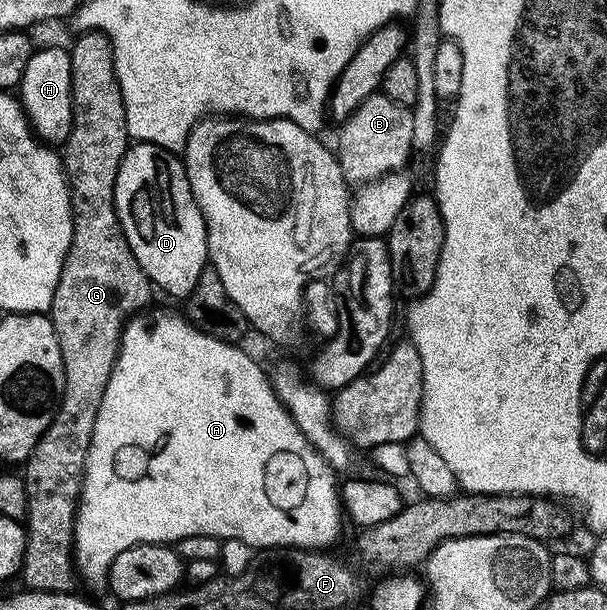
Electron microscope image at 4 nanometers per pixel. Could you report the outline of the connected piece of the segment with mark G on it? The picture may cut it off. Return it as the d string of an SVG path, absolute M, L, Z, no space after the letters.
M84 31L77 36L79 39L74 44L69 44L70 64L72 65L72 105L74 106L74 116L72 117L72 129L69 137L66 138L64 150L61 152L62 165L66 168L66 180L70 186L70 204L74 214L74 228L72 229L72 241L66 254L66 260L60 273L60 281L56 285L56 293L52 297L52 305L48 312L52 325L56 329L56 337L60 341L60 353L64 361L64 393L58 401L58 411L54 415L52 425L40 437L36 449L32 449L29 459L24 464L24 478L26 480L26 517L24 526L26 529L26 548L24 549L24 561L20 579L23 579L25 586L32 591L65 591L67 593L75 590L76 568L74 565L74 518L78 512L78 496L82 493L82 478L86 472L86 462L88 461L88 449L92 445L92 429L98 420L100 413L100 401L104 397L104 389L110 380L110 374L114 368L114 363L118 360L118 346L122 343L122 328L126 325L126 320L132 315L139 314L142 307L150 299L152 284L150 278L144 273L124 237L124 229L118 220L116 213L116 173L120 169L120 161L124 157L128 144L131 142L130 134L126 131L126 110L124 109L124 97L120 89L120 81L116 77L116 61L114 60L114 50L112 41L103 31Z

